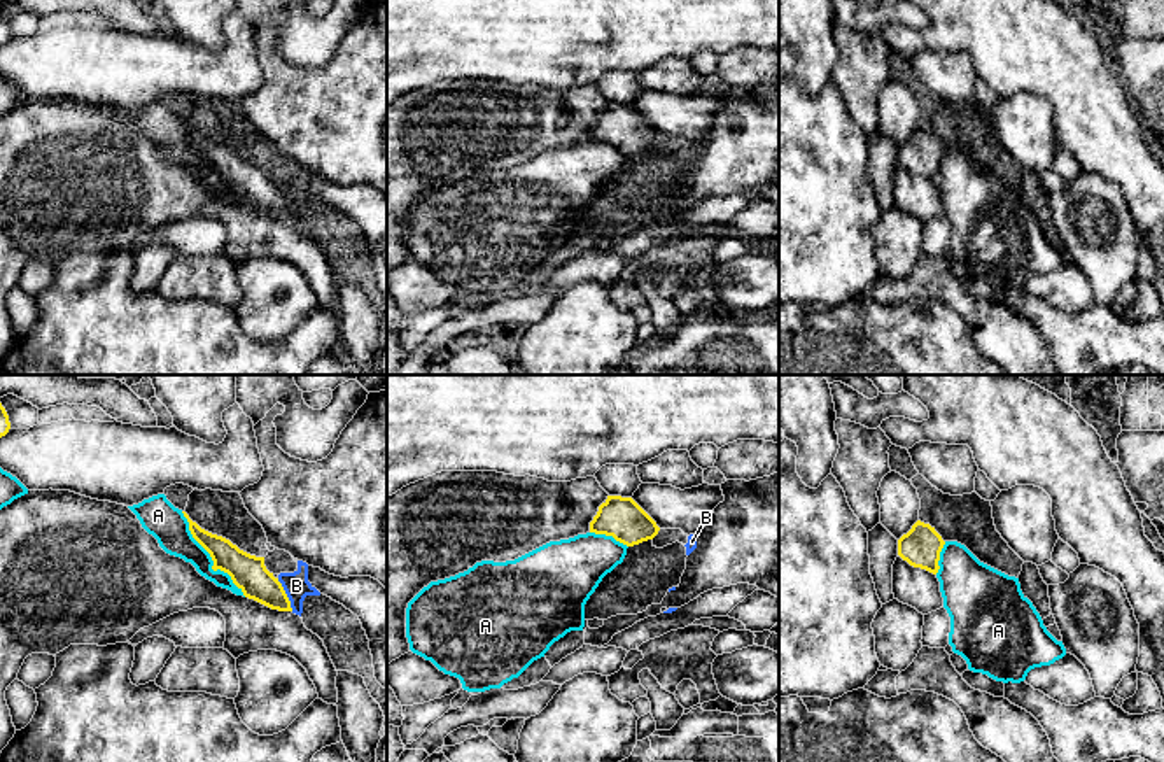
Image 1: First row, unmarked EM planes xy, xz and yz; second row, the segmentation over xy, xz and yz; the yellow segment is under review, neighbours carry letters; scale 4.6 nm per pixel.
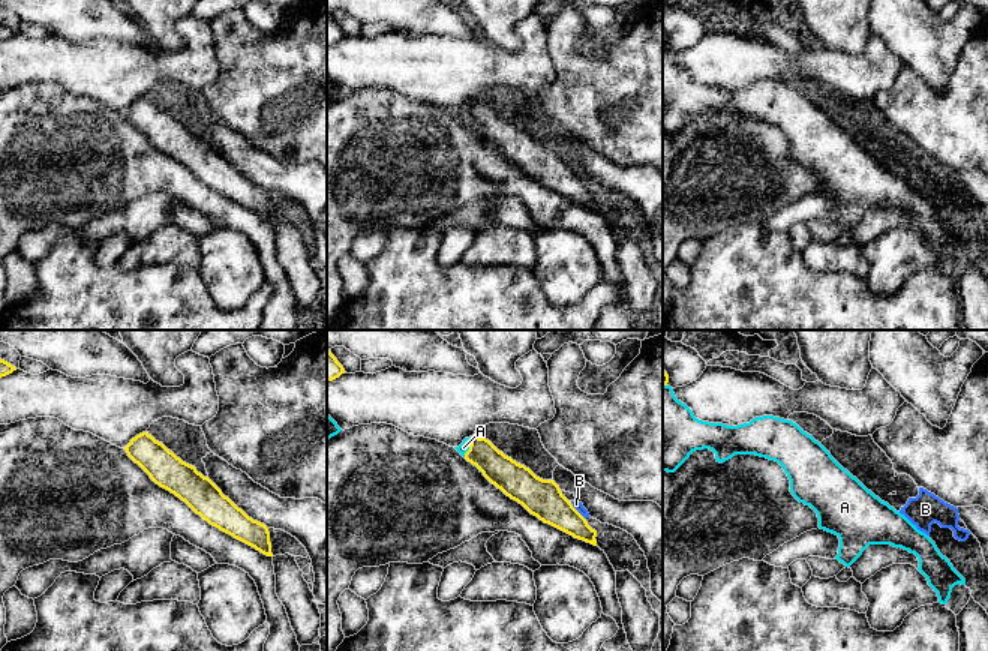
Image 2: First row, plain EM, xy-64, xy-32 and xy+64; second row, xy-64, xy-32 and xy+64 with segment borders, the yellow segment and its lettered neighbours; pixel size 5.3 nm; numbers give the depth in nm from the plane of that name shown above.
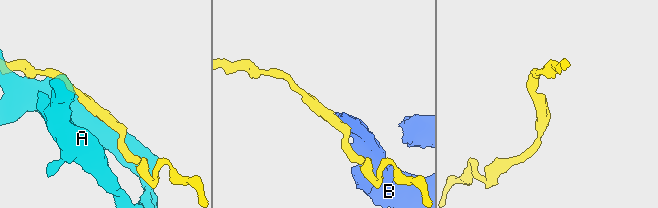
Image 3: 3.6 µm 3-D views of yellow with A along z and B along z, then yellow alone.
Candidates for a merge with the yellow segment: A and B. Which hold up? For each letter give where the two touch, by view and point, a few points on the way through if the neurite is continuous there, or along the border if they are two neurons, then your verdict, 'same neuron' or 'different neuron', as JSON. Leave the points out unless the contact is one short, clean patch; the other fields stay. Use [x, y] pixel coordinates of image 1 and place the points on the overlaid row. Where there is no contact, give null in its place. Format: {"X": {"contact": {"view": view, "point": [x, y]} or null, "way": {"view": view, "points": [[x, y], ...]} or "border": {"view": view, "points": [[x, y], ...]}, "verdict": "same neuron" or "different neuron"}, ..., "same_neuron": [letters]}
{"A": {"contact": {"view": "xy", "point": [212, 559]}, "verdict": "different neuron"}, "B": {"contact": {"view": "xy", "point": [286, 594]}, "border": {"view": "xy", "points": [[277, 578], [293, 610]]}, "verdict": "different neuron"}, "same_neuron": []}

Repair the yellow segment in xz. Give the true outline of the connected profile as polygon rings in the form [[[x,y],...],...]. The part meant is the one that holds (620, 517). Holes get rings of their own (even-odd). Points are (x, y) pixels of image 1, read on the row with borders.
[[[607,496],[590,522],[590,533],[613,536],[627,547],[653,540],[658,531],[656,522],[632,497],[621,496]]]

